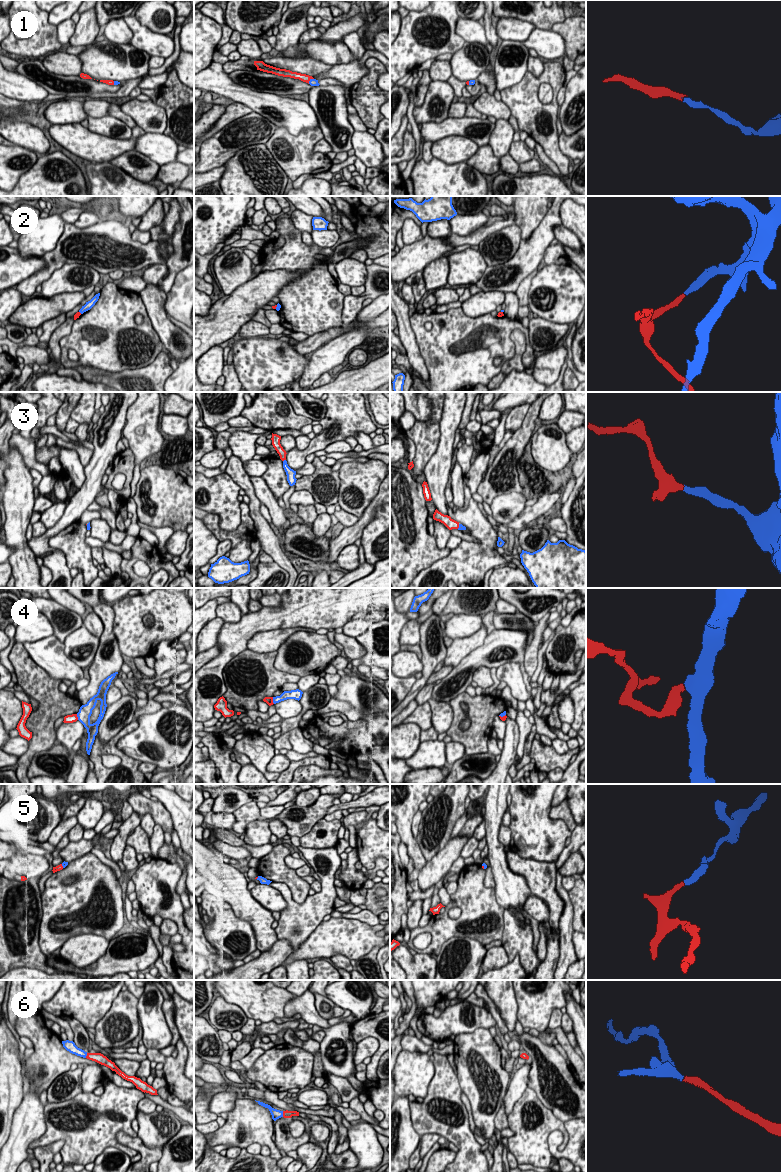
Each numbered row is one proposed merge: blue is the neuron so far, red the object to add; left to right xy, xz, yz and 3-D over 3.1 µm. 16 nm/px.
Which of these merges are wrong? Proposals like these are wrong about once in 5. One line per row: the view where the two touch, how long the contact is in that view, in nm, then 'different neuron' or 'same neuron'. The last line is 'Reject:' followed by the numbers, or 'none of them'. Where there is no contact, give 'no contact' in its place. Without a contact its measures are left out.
1: meets blue in xz; contact 130 nm long; same neuron
2: meets blue in xz; contact 70 nm long; different neuron
3: meets blue in xz; contact 60 nm long; same neuron
4: meets blue in xz; contact 120 nm long; different neuron
5: meets blue in yz; contact 70 nm long; same neuron
6: meets blue in xz; contact 100 nm long; same neuron
Reject: 2, 4

